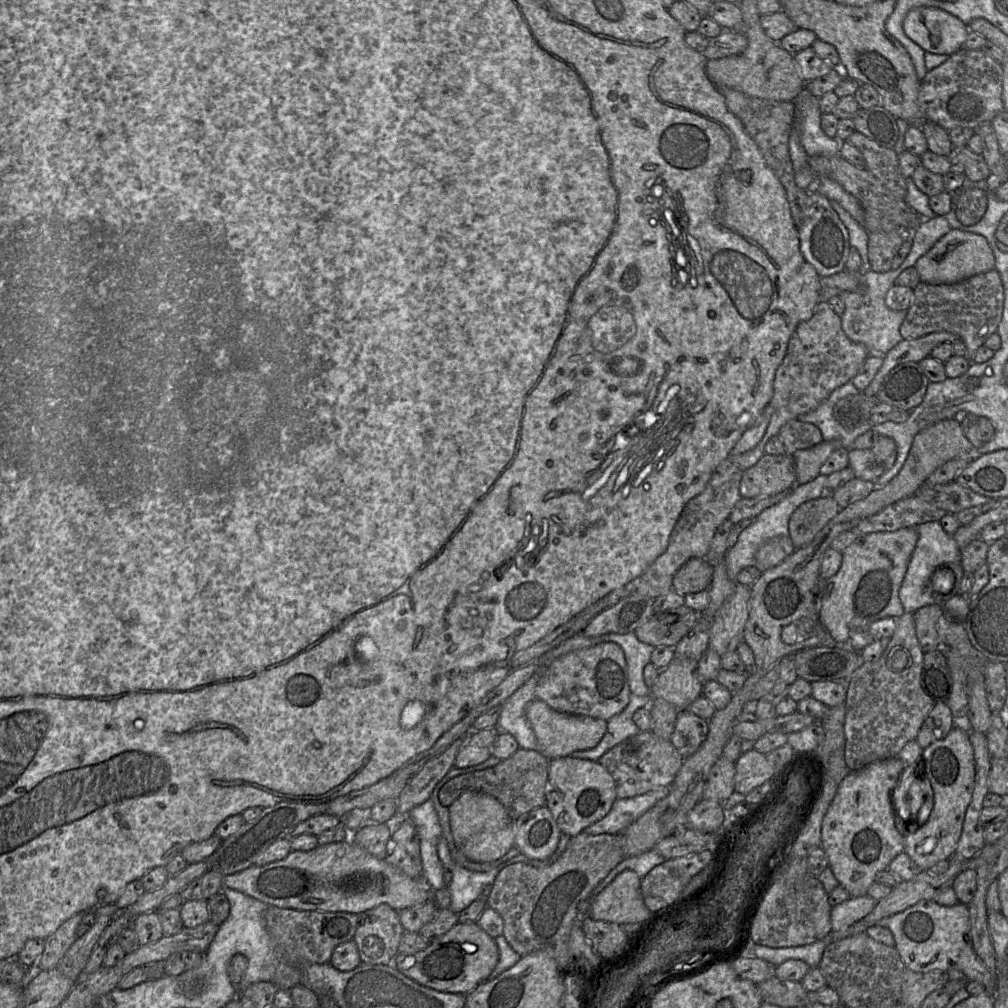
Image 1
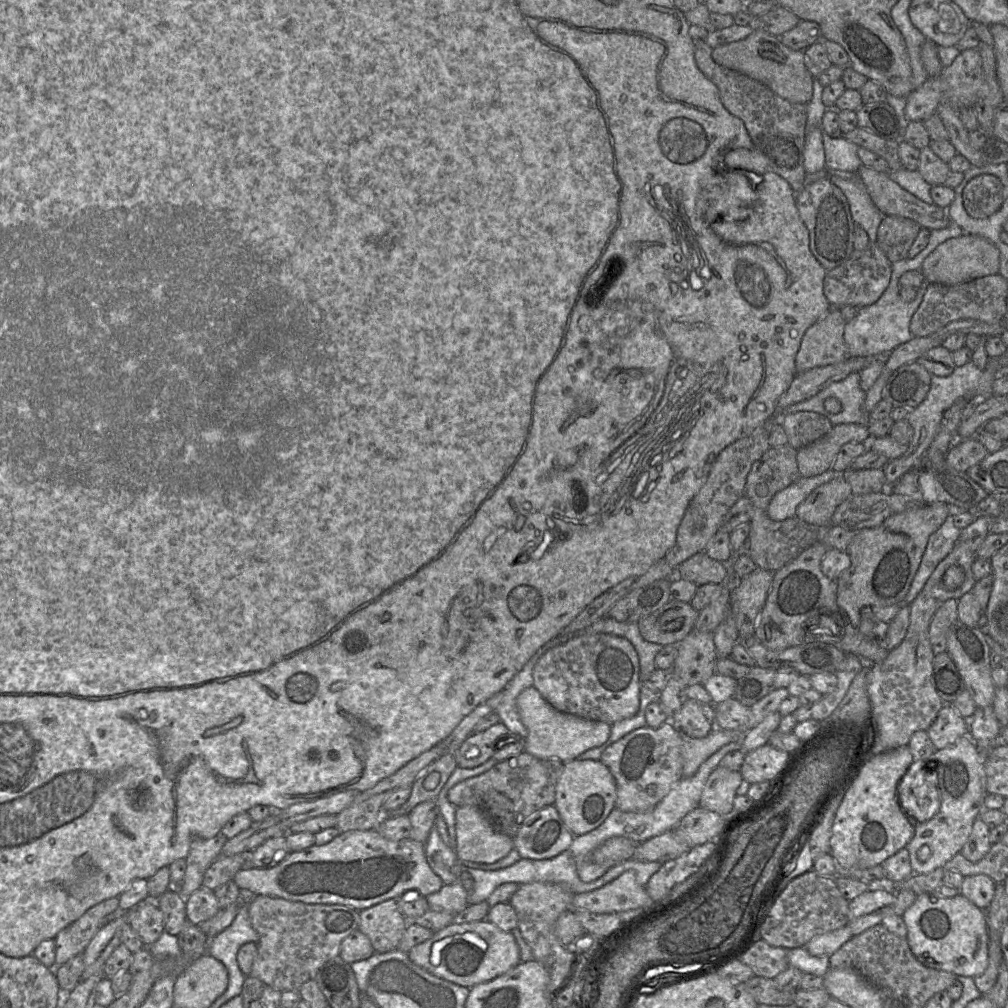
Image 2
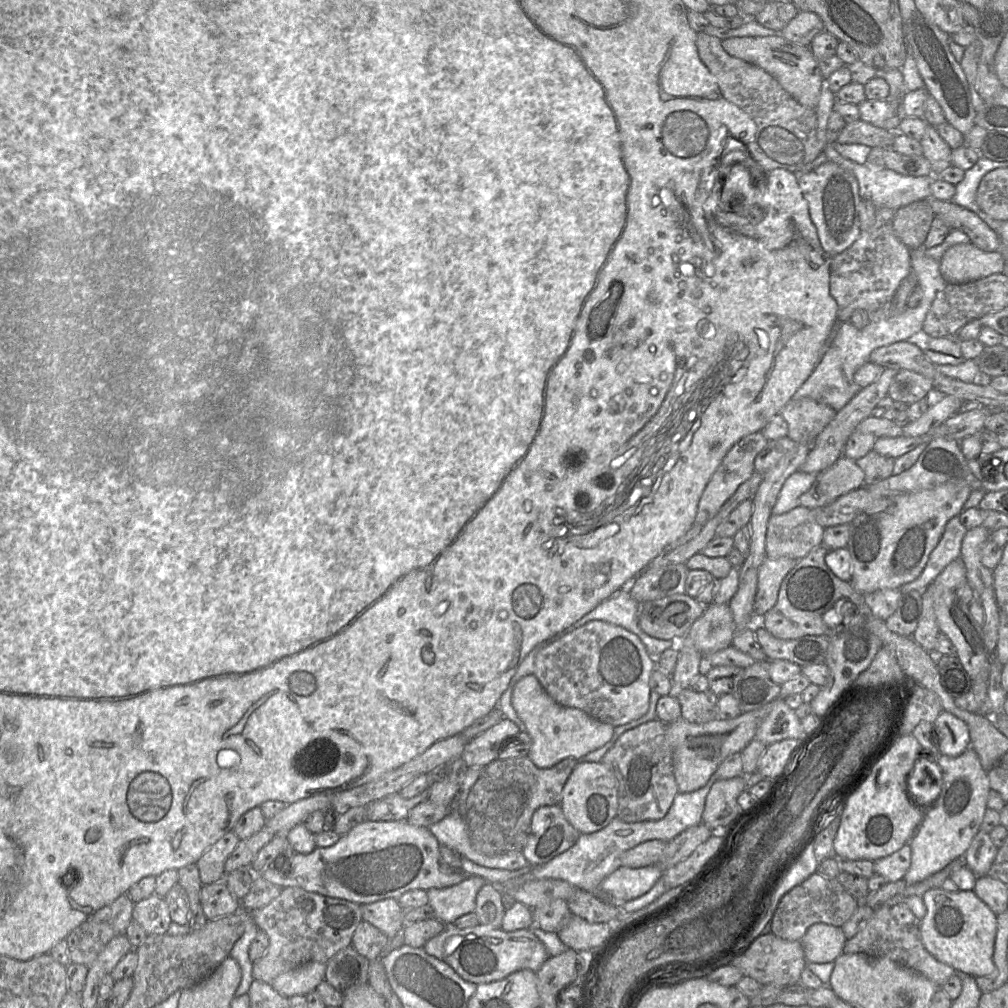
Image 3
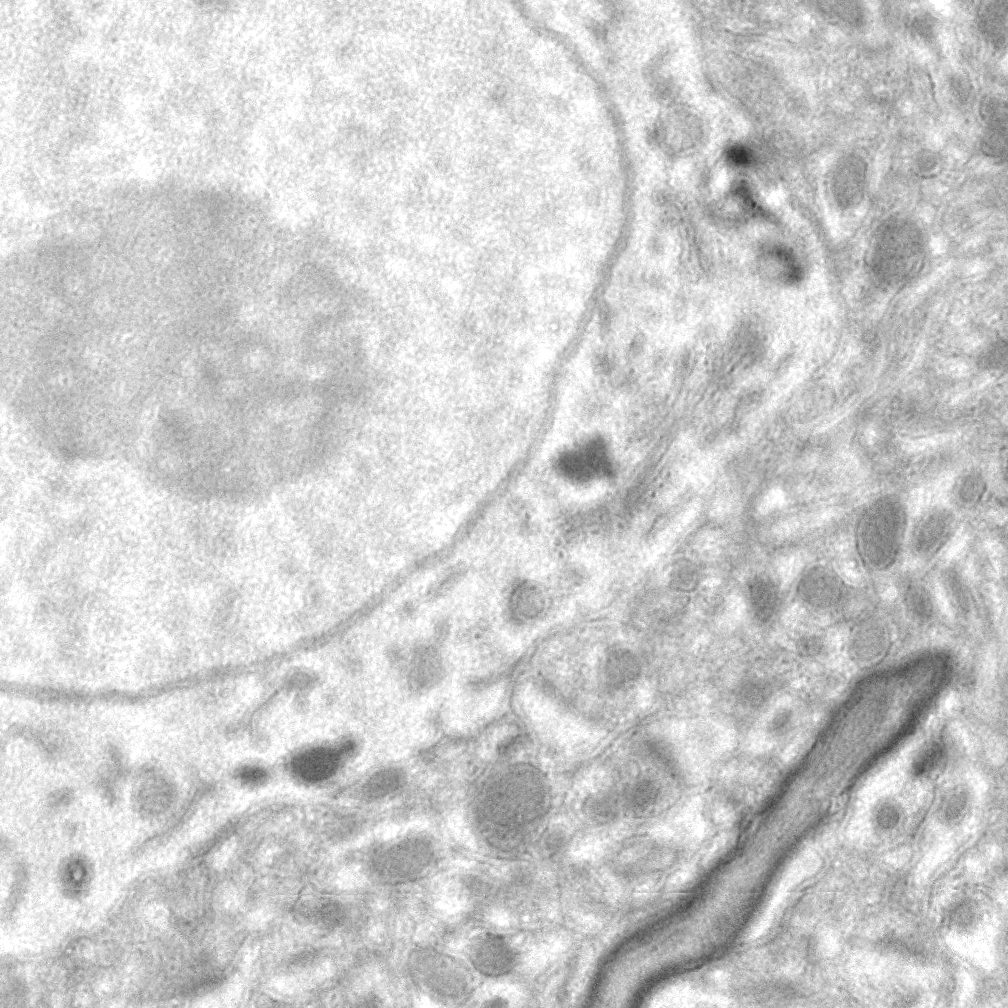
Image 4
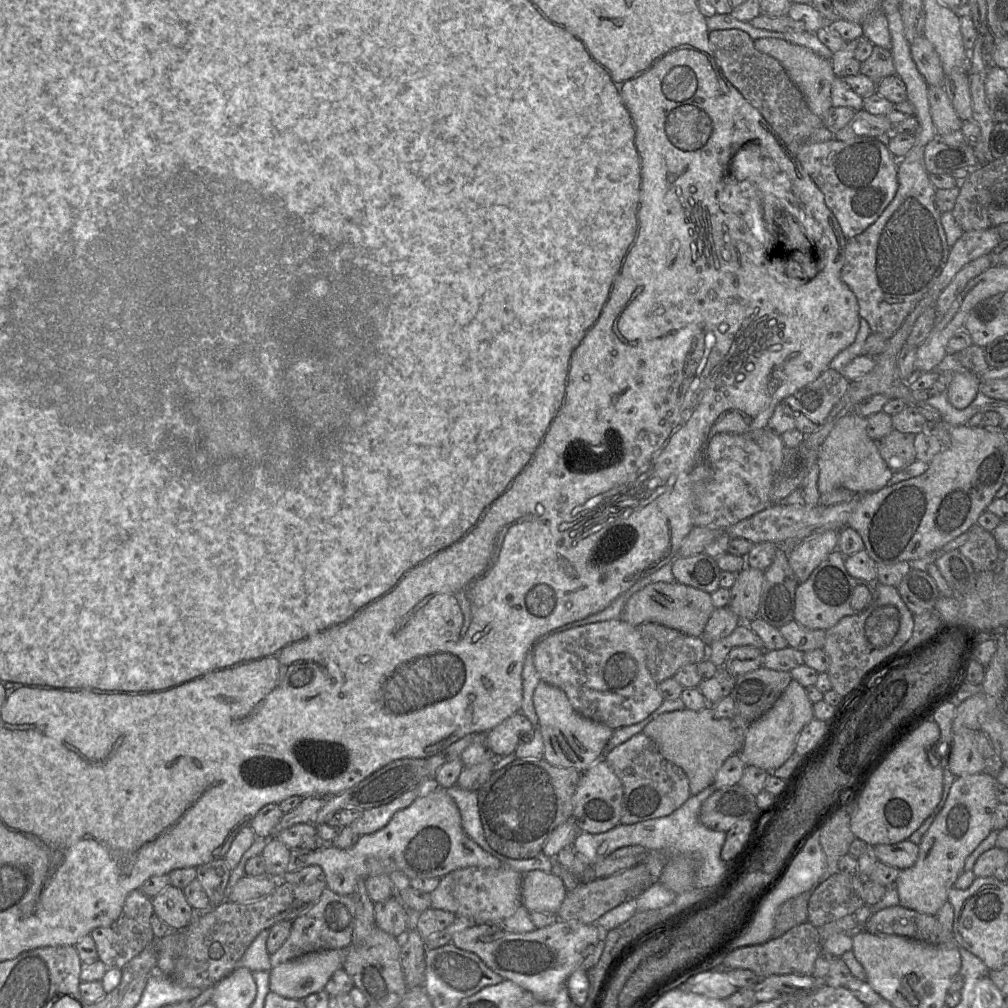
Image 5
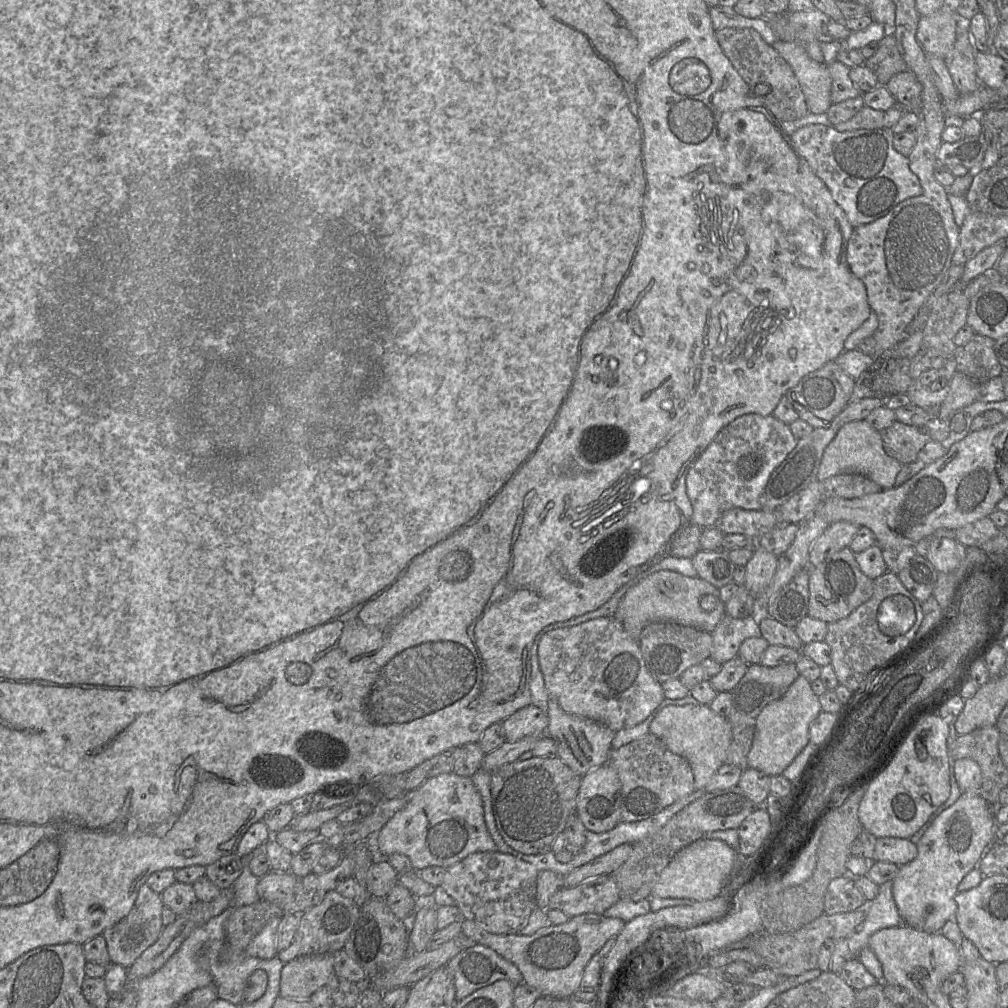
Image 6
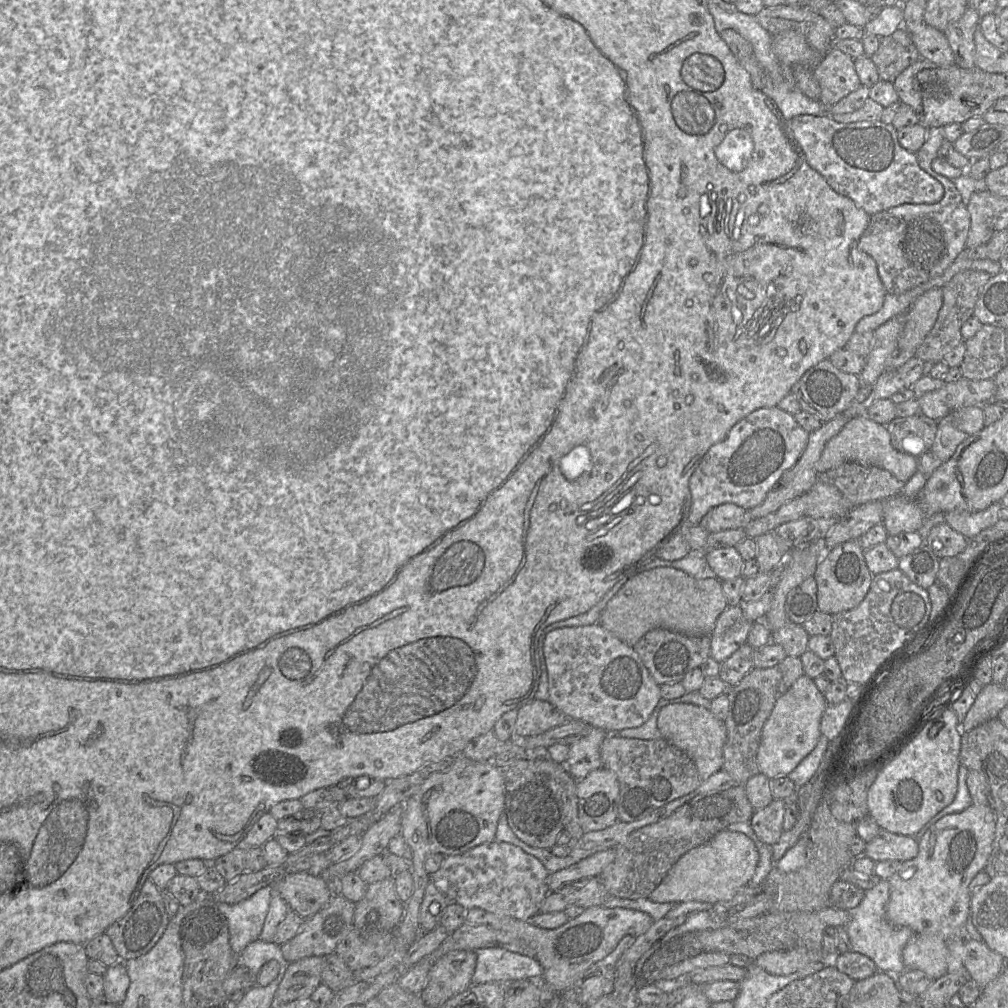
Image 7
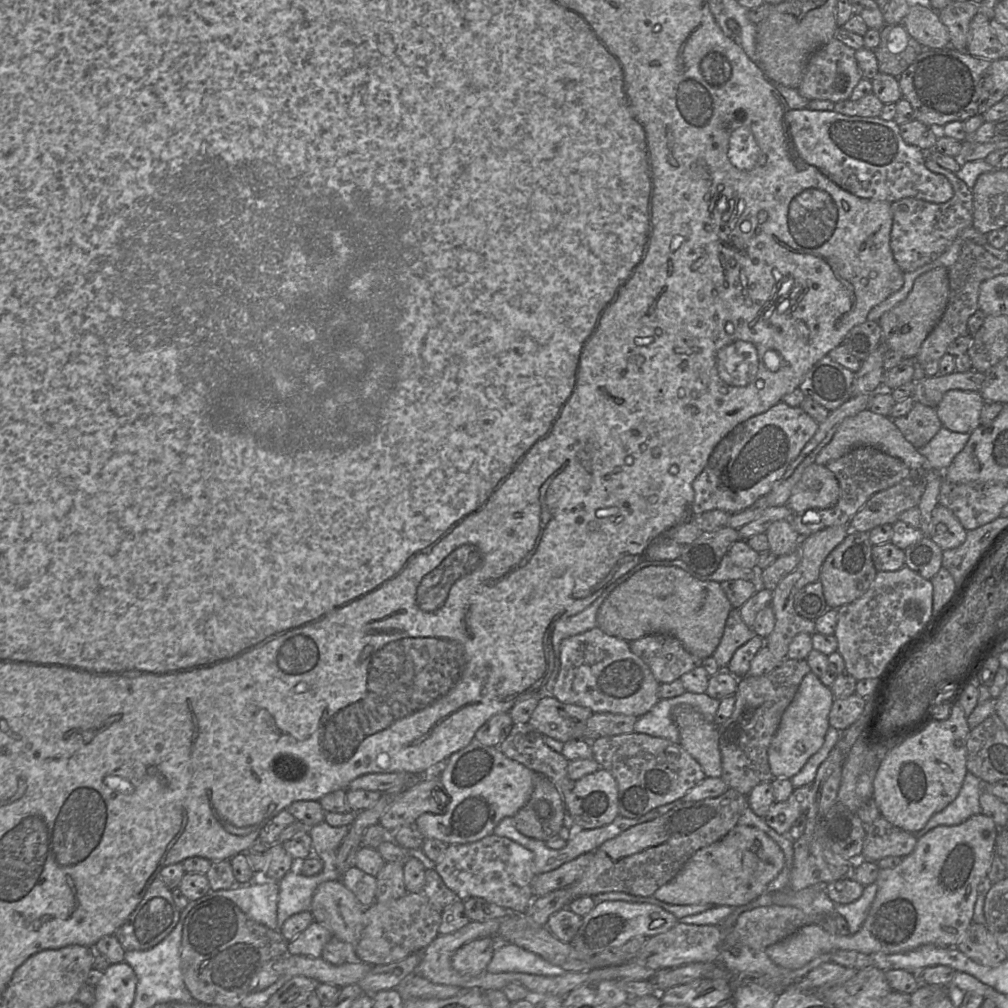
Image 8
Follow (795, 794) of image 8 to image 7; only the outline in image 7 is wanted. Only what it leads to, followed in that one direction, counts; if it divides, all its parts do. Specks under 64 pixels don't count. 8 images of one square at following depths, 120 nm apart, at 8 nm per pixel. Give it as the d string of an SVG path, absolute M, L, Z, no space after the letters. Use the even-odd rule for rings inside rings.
M774 799L769 805L757 810L749 823L760 841L774 845L783 832L785 800Z

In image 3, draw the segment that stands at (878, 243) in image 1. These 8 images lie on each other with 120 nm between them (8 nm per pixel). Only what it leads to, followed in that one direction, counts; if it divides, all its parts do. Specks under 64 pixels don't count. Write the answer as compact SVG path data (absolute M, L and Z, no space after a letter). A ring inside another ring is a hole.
M918 201L895 212L893 230L902 243L915 250L923 245L934 218L927 201Z

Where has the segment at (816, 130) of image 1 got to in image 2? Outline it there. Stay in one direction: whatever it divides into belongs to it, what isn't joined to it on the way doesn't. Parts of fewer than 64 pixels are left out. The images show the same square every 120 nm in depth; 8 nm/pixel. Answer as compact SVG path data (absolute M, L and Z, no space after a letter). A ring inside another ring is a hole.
M823 131L823 145L825 168L857 172L862 167L862 162L857 155L859 146L845 137L830 137Z

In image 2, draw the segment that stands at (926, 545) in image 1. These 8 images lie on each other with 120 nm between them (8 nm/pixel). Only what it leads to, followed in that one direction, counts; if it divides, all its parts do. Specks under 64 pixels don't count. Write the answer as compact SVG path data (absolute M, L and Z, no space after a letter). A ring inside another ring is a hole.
M949 514L938 530L930 536L919 568L904 598L904 604L911 604L915 600L937 565L951 553L961 532L954 525L953 515Z

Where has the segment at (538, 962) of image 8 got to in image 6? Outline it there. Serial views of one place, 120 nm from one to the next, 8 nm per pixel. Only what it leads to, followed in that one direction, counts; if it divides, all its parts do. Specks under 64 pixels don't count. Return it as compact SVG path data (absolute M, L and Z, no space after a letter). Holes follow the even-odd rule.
M481 944L459 952L445 967L453 978L455 1001L498 980L508 980L514 985L523 982L520 970L512 962Z

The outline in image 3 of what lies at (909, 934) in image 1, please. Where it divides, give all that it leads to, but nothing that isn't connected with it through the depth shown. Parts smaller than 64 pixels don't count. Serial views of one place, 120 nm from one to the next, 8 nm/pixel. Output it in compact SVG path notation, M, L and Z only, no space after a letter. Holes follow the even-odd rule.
M934 888L922 896L925 916L917 921L921 939L937 960L974 977L988 976L995 972L993 961L997 933L997 915L973 890L956 892Z

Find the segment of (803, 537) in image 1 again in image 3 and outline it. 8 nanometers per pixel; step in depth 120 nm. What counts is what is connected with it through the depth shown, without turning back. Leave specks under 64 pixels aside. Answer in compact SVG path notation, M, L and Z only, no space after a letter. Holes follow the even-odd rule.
M839 457L834 464L816 475L811 488L799 498L799 505L817 509L864 486L864 472L856 460Z

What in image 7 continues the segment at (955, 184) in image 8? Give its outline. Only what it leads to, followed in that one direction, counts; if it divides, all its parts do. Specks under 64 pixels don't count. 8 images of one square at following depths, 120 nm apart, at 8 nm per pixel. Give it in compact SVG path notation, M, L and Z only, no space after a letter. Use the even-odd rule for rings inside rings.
M930 127L927 129L925 142L916 152L920 168L943 185L942 199L932 204L902 204L871 215L869 224L859 239L859 249L875 260L879 277L887 294L902 294L940 276L966 247L970 228L970 214L967 205L963 203L954 182L936 173L932 168L932 161L938 157L938 151L944 141L943 127Z

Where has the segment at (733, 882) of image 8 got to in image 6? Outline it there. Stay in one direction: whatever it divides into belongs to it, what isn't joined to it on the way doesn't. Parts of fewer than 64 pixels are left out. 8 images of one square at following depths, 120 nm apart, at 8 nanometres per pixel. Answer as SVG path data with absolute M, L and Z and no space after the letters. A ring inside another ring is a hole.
M699 839L682 848L664 868L655 884L652 896L703 901L720 896L731 874L737 851L716 839Z

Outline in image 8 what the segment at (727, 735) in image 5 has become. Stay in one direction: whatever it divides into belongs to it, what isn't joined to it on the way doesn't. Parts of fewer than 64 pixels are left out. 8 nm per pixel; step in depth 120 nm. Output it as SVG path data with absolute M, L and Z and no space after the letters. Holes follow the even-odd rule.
M688 704L675 706L671 715L679 730L680 745L700 764L706 777L721 777L718 726L714 722L707 721L699 711Z

